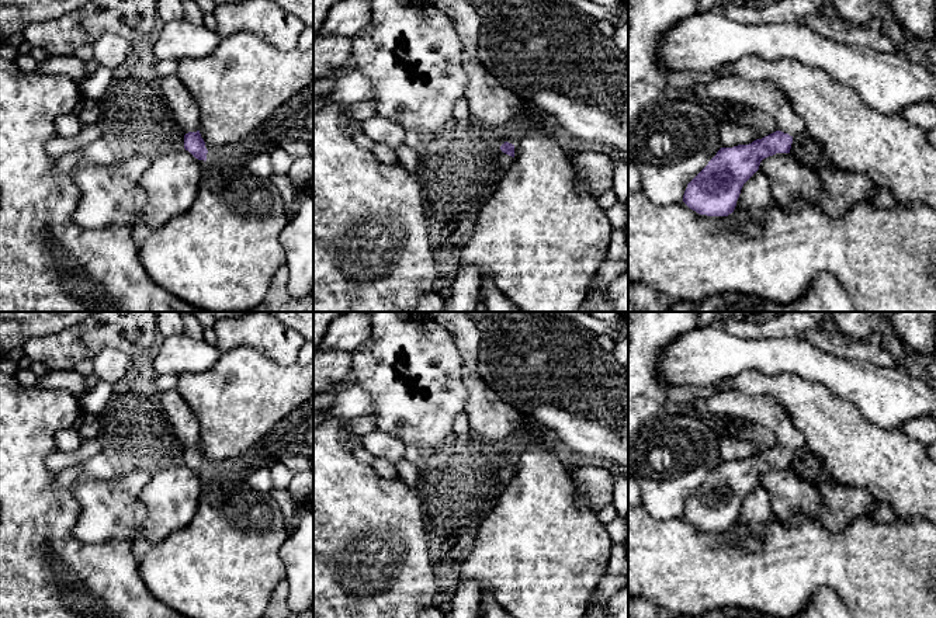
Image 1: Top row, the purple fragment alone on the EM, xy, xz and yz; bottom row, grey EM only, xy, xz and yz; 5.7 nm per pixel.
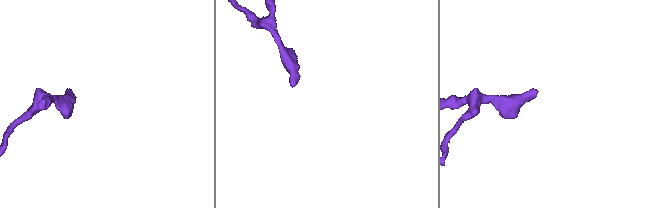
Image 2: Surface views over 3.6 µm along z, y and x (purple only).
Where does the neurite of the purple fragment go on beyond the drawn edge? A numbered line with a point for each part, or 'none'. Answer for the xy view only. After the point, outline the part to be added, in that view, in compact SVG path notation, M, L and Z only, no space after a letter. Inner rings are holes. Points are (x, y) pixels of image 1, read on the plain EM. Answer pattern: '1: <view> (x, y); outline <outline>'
1: xy (179, 413); outline M177 389L162 392L162 406L184 448L200 445L200 423Z

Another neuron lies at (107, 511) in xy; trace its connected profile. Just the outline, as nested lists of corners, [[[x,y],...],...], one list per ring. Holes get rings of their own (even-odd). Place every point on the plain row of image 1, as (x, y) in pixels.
[[[125,475],[108,480],[84,479],[73,490],[79,504],[74,537],[89,545],[128,539],[142,551],[148,508],[124,486]]]

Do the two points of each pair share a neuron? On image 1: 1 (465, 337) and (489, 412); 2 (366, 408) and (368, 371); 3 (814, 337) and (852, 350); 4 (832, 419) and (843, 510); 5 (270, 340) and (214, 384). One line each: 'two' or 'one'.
1: one
2: two
3: one
4: two
5: two

